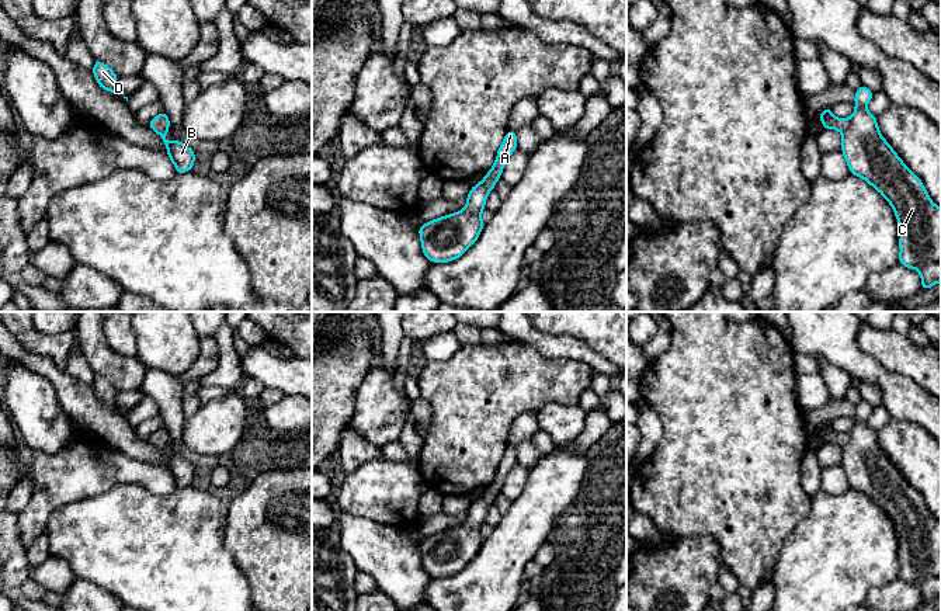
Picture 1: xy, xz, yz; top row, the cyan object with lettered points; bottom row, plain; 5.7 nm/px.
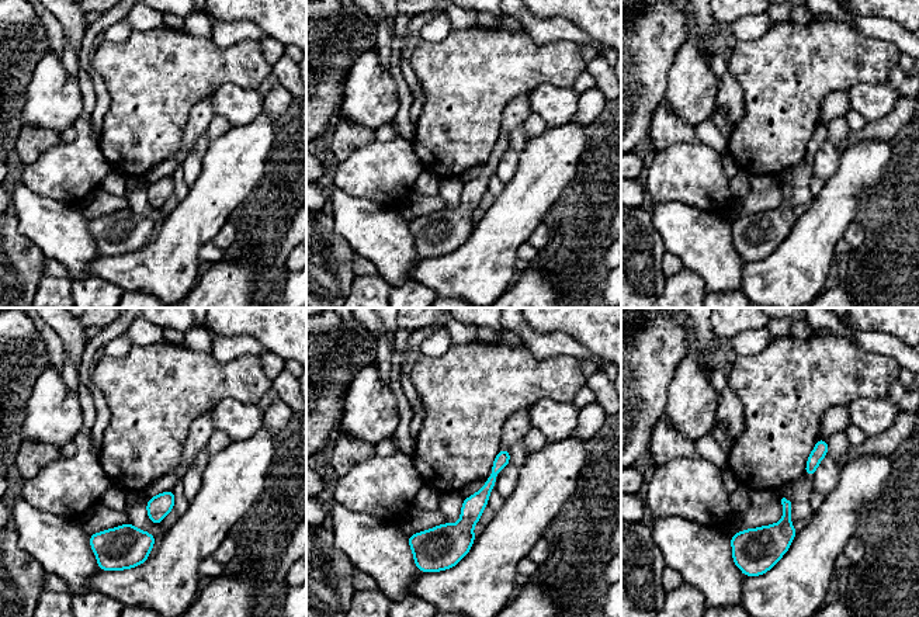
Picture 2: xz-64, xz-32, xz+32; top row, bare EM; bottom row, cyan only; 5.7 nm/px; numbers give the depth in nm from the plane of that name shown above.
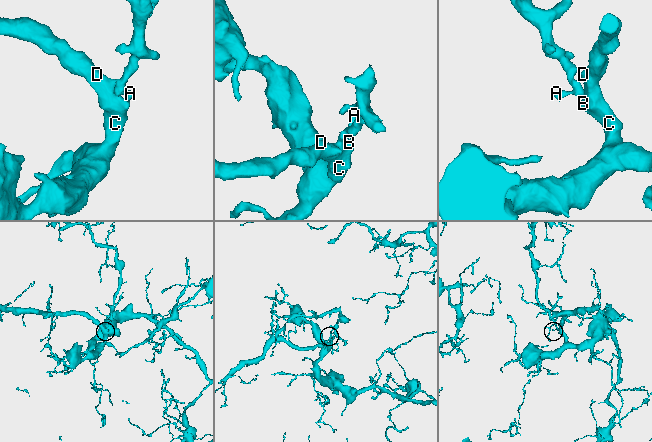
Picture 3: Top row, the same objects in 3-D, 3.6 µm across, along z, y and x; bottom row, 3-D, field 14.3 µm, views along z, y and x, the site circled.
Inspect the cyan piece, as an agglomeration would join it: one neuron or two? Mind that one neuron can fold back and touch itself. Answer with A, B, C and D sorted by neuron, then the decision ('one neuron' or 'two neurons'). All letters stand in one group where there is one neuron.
groups A B C D; one neuron

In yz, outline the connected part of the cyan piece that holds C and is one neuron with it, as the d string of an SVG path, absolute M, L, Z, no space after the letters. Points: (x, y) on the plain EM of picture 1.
M861 400L855 405L855 426L850 433L841 434L834 431L831 421L823 424L817 433L822 435L823 444L837 444L841 447L841 466L850 482L850 489L864 493L893 523L900 541L899 577L920 587L920 605L926 605L934 598L941 597L941 523L930 514L921 494L906 482L893 462L881 449L876 431L867 424L872 410L872 405Z

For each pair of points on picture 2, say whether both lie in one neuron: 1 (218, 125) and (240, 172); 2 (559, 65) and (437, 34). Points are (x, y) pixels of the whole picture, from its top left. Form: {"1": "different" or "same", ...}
{"1": "different", "2": "different"}

